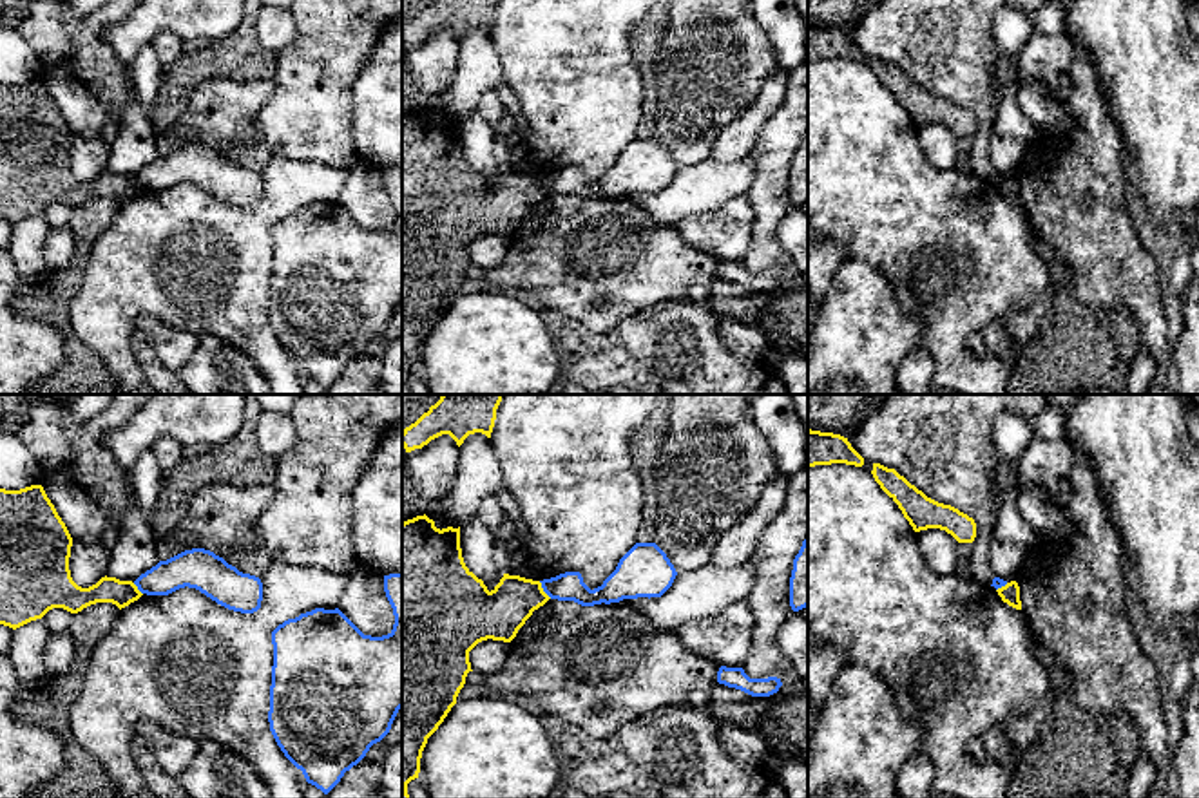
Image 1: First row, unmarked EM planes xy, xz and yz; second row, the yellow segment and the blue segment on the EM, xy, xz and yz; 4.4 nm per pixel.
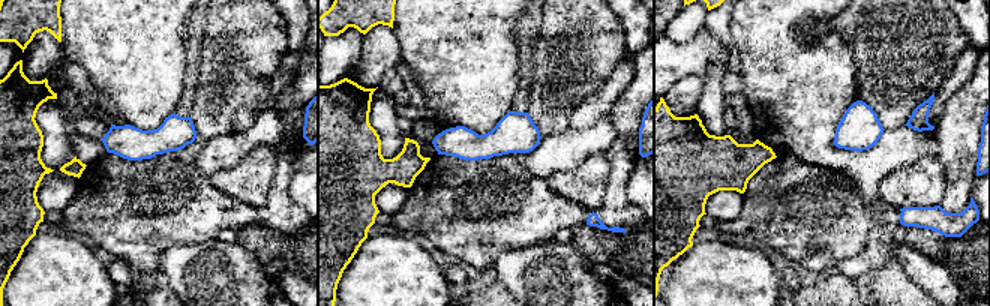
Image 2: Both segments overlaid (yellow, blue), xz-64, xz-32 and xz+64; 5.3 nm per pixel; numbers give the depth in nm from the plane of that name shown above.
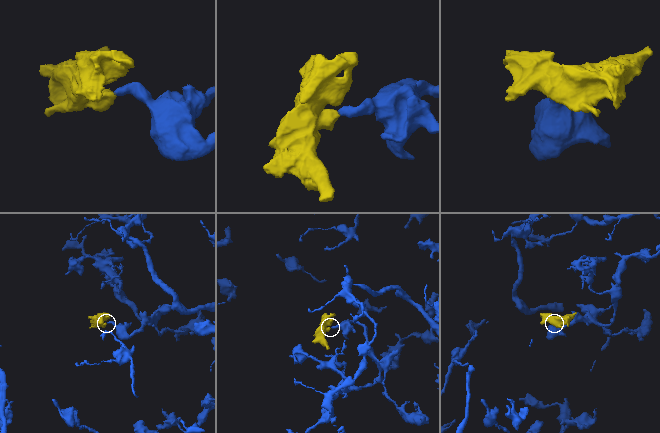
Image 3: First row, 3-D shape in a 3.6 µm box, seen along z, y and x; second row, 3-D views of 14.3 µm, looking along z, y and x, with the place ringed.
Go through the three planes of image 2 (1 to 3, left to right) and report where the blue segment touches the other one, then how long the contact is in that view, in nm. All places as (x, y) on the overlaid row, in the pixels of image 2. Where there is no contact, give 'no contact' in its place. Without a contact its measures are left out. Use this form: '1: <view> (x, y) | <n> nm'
1: no contact
2: no contact
3: no contact

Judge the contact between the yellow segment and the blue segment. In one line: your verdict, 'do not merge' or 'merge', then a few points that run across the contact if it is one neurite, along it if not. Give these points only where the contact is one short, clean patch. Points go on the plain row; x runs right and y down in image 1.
do not merge | xz (538, 176), (551, 192)

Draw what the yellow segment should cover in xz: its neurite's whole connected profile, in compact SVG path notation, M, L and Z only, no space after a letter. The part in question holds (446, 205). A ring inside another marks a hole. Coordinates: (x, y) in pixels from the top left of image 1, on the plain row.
M426 109L402 118L402 394L409 394L408 378L418 373L422 346L438 324L471 264L469 246L482 235L511 237L534 204L551 192L540 176L504 168L489 186L464 157L460 121L436 123Z

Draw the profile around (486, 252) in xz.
M487 233L478 237L469 246L471 264L484 270L493 270L504 261L509 244L511 244L511 237L504 237L504 235Z

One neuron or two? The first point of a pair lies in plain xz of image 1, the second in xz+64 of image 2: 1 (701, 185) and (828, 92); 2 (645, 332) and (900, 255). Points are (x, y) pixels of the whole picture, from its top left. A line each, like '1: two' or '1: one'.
1: one
2: two

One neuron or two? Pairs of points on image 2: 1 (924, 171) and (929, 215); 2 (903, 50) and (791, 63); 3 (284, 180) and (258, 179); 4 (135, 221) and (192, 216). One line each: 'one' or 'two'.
1: two
2: two
3: two
4: one

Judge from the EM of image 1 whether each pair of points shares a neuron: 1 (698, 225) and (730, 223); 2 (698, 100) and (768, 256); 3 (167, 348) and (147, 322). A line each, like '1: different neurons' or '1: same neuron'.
1: same neuron
2: different neurons
3: same neuron

